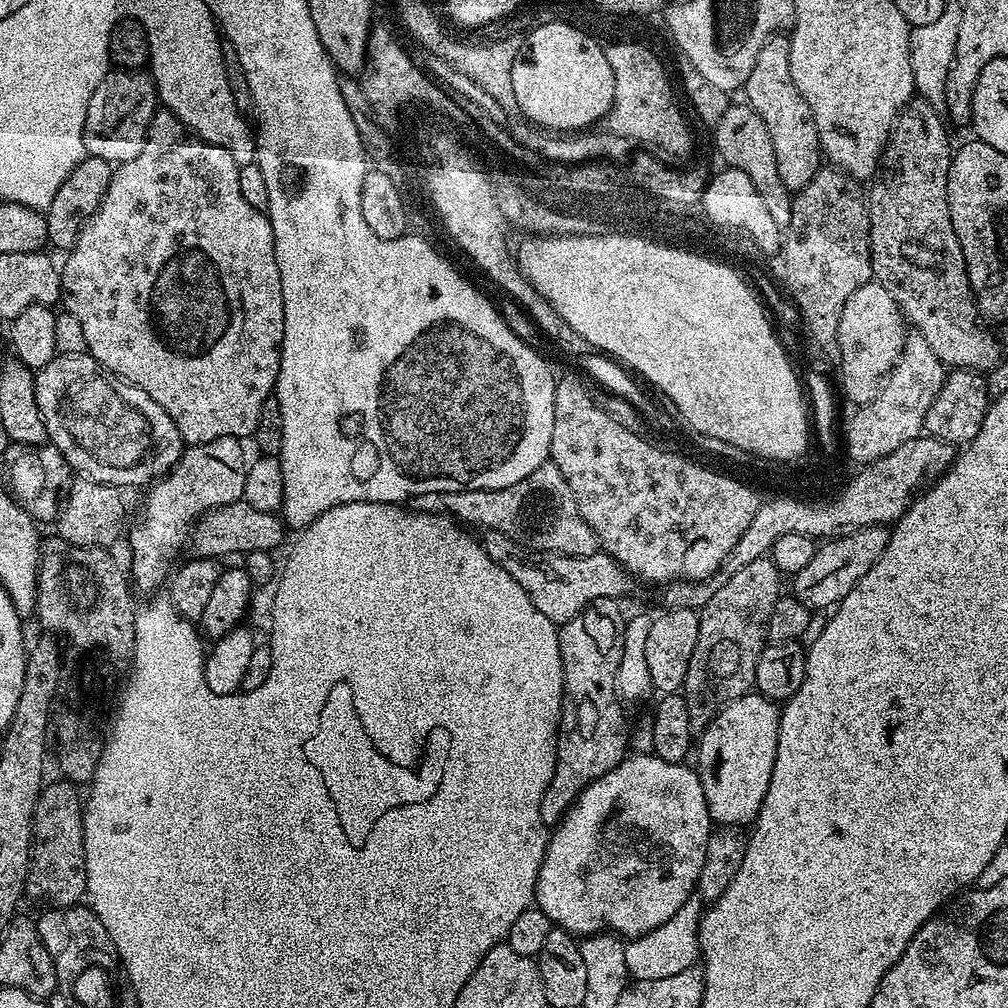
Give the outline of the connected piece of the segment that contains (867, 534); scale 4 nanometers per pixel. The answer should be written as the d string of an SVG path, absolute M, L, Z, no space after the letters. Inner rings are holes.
M875 524L869 528L860 528L849 536L837 536L821 543L809 564L791 577L791 595L800 600L810 610L828 608L840 603L856 588L856 584L878 562L882 550L886 550L890 532L885 525Z

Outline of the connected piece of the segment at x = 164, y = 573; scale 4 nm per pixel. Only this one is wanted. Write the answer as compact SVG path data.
M227 436L226 438L214 438L214 442L202 442L201 444L193 444L185 447L184 451L180 454L180 460L173 467L171 472L167 473L163 478L157 479L155 483L147 489L148 497L144 500L144 509L140 512L140 517L136 520L136 525L132 529L129 527L126 532L126 540L128 536L128 548L132 551L132 572L130 568L130 580L137 589L141 588L144 592L155 593L160 583L169 579L170 573L173 571L174 565L172 566L172 559L176 556L176 551L183 546L184 543L189 543L190 540L190 529L193 527L195 521L201 519L204 513L208 512L211 508L218 508L221 504L232 504L236 500L243 500L244 498L244 483L246 482L246 474L248 473L246 467L246 459L244 460L244 452L240 449L241 441L235 436Z

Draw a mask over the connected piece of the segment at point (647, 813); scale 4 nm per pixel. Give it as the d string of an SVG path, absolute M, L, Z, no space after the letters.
M632 754L614 770L579 789L580 797L572 809L553 832L551 829L536 883L535 907L542 909L555 927L577 938L604 933L633 938L683 913L684 903L696 892L698 874L706 862L706 846L714 831L700 773L688 766L666 762L655 754Z

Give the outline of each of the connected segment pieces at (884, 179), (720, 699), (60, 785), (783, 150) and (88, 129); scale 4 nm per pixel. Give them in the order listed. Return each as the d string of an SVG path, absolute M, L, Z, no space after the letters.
M913 98L900 111L900 115L896 118L896 123L892 125L892 133L888 136L888 141L884 147L884 153L880 156L880 169L875 177L876 185L872 188L872 193L867 193L866 203L868 206L868 243L872 245L872 274L875 283L880 284L886 290L890 290L890 294L894 298L894 302L898 302L901 312L904 313L904 319L909 325L912 324L915 331L926 342L926 346L930 346L930 350L934 350L934 354L949 369L965 368L971 372L979 372L987 374L994 370L994 366L998 366L1002 359L1002 345L995 331L991 332L989 325L981 316L976 299L972 293L970 286L970 278L966 270L966 262L962 254L962 246L958 242L958 238L954 234L954 226L950 218L950 210L948 209L948 171L952 165L952 154L954 144L948 141L948 132L944 129L944 124L940 121L940 116L935 107L929 104L923 98Z
M759 556L757 560L750 562L750 566L742 566L742 570L731 576L726 586L722 586L722 590L718 590L714 598L710 598L710 602L706 602L706 606L699 609L698 642L694 646L694 654L690 654L690 666L686 670L682 689L693 729L703 730L720 709L753 691L758 658L766 647L768 619L782 595L780 580L782 574L774 566L772 559L768 556Z
M57 778L53 784L45 783L37 799L24 891L27 899L41 900L44 906L53 908L71 908L88 895L82 792L70 780Z
M765 46L748 80L743 84L742 92L748 95L748 107L755 110L769 131L782 182L791 190L804 188L806 182L810 182L810 178L814 178L814 174L822 166L822 153L814 114L810 106L806 106L806 98L798 94L798 86L792 84L788 73L787 51L771 52L771 47Z
M112 70L98 82L90 98L84 123L84 151L119 166L130 158L142 154L142 146L148 141L148 129L152 117L158 111L156 87L151 75L140 70Z

